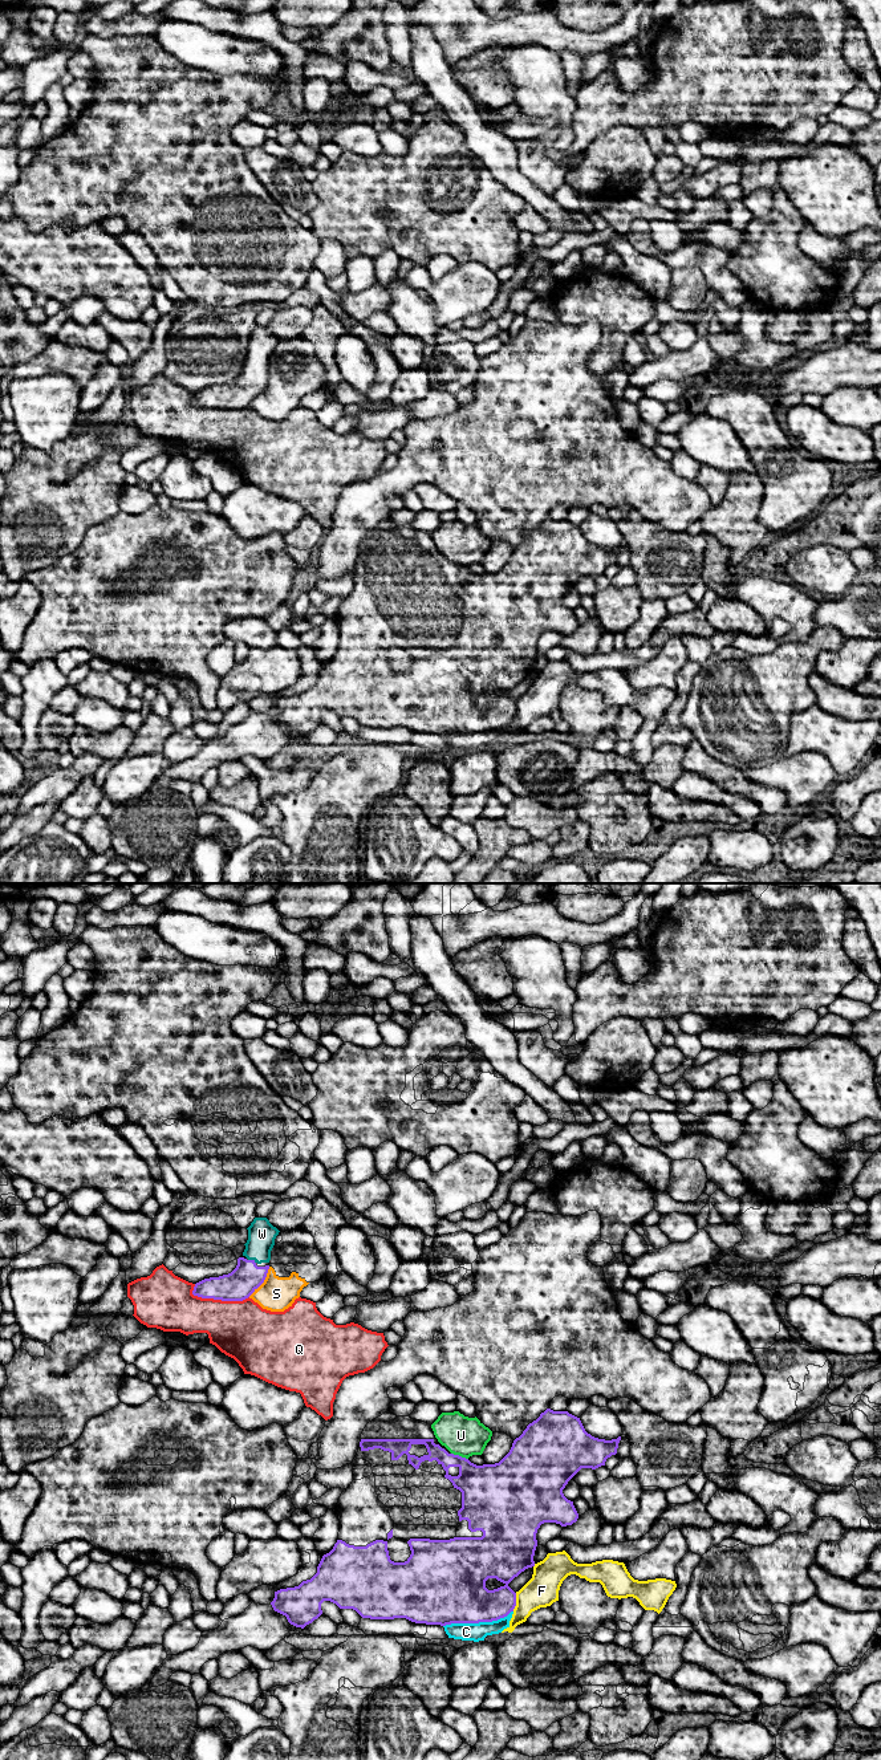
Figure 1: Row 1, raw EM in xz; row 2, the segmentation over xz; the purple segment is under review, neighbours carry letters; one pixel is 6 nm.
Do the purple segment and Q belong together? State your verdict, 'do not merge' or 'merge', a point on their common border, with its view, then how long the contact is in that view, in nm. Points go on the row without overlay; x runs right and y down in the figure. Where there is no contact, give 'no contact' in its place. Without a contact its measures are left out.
do not merge | xz (219, 407) | 360 nm

